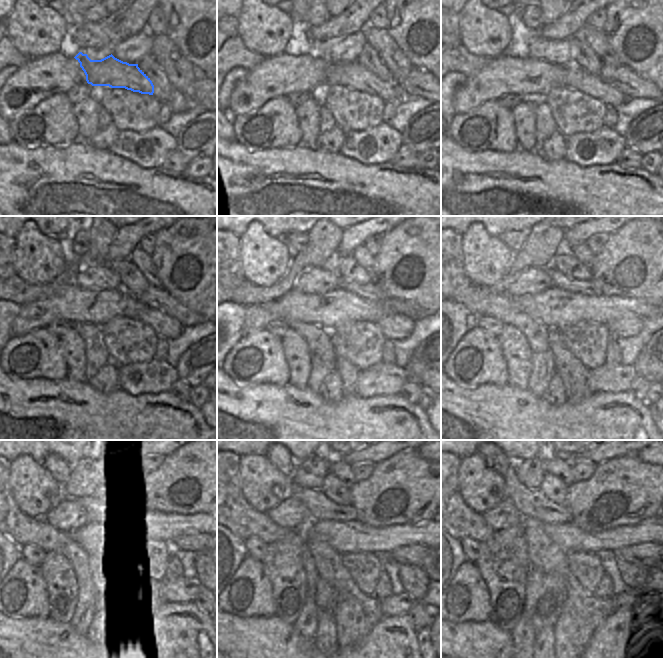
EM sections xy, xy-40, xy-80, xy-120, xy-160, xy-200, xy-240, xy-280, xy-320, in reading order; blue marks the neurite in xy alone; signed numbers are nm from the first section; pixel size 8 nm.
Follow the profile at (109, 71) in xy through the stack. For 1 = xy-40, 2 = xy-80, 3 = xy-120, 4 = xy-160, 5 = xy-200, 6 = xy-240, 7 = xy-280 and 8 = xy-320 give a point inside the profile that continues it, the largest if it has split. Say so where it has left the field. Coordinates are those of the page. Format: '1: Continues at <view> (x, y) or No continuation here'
1: Continues at xy-40 (351, 75)
2: Continues at xy-80 (577, 79)
3: Continues at xy-120 (165, 326)
4: Continues at xy-160 (395, 326)
5: Continues at xy-200 (625, 327)
6: Continues at xy-240 (187, 557)
7: Continues at xy-280 (414, 555)
8: Continues at xy-320 (644, 556).

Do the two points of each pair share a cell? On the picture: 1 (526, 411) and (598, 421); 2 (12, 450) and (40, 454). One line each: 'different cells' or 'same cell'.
1: same cell
2: same cell

